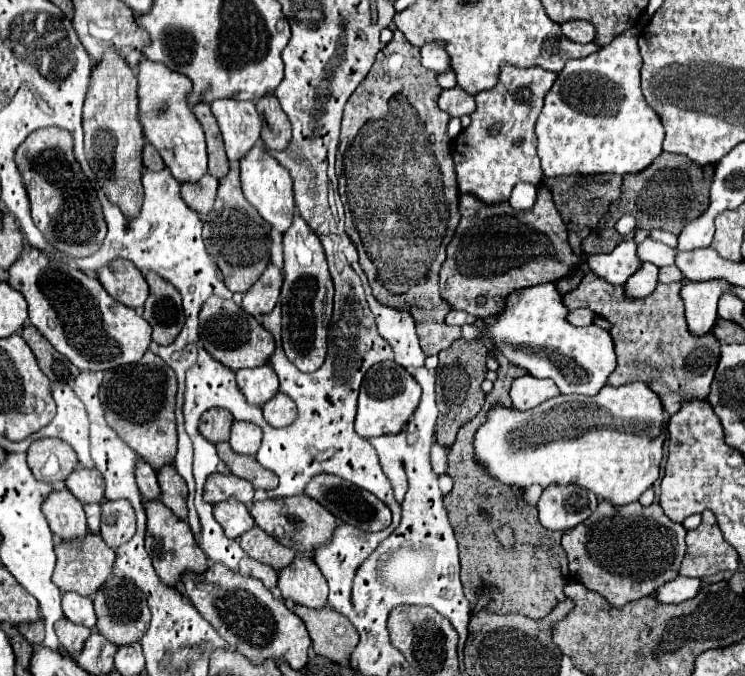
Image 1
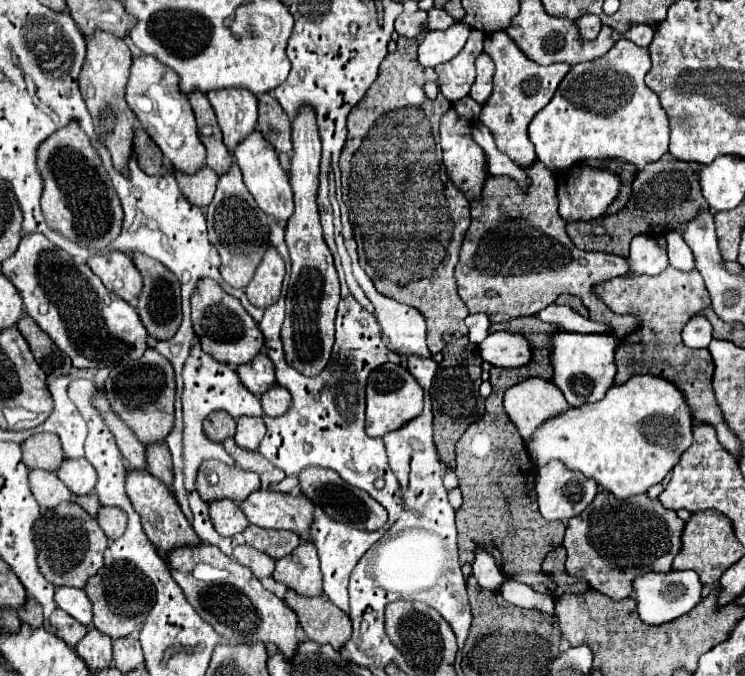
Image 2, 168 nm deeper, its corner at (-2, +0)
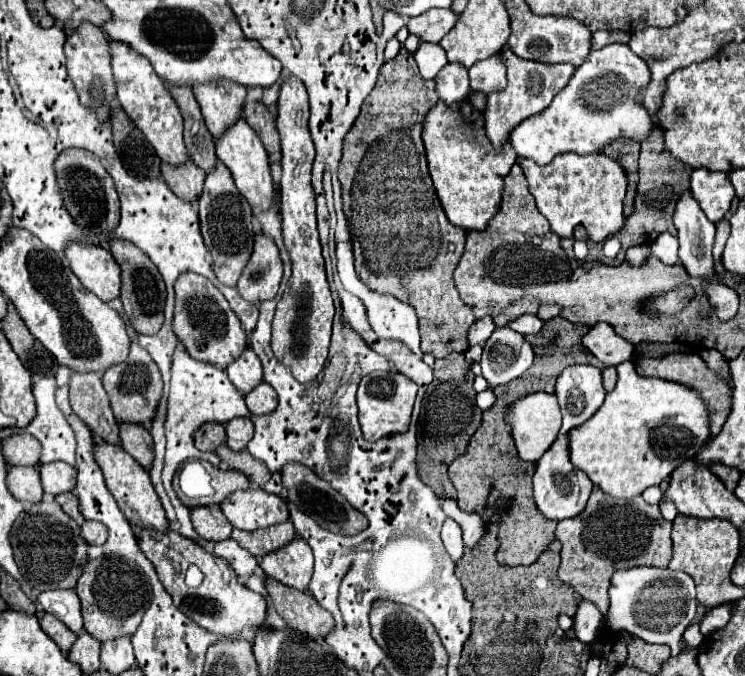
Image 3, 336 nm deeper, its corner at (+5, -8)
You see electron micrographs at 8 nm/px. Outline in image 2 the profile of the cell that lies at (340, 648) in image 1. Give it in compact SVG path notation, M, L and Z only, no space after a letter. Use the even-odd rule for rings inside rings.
M288 589L284 601L290 605L290 609L296 611L300 625L310 641L316 641L320 645L332 645L336 651L340 651L350 639L352 621L330 599L322 595L302 597Z

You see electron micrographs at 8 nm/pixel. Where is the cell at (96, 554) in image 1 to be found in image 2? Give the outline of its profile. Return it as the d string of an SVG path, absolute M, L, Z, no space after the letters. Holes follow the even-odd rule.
M62 503L56 509L44 511L40 521L34 527L36 531L36 545L40 547L40 555L38 555L38 565L40 565L40 573L56 587L78 587L84 589L86 581L98 573L98 569L104 567L104 551L108 549L108 537L104 535L104 531L100 529L98 521L94 517L90 517L82 507L78 507L76 503Z

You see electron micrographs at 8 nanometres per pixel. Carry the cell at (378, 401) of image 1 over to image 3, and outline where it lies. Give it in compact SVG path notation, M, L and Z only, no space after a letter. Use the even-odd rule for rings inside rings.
M373 371L373 373L365 375L359 383L359 389L357 389L359 423L363 429L363 437L367 441L377 441L387 435L405 433L409 427L415 395L417 395L417 385L401 373Z

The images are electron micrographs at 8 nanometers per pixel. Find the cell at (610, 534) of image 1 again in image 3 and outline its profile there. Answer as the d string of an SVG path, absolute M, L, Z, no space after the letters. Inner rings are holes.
M593 489L591 499L583 513L573 519L557 523L557 539L561 541L559 579L573 587L583 599L593 601L601 613L609 609L609 581L617 569L635 565L667 567L671 561L671 523L661 517L659 505L649 505L643 497L631 501L617 501Z

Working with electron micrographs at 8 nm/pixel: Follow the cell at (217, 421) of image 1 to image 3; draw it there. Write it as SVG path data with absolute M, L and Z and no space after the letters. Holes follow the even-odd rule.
M205 423L195 431L195 447L199 451L215 451L225 443L225 427L219 423Z

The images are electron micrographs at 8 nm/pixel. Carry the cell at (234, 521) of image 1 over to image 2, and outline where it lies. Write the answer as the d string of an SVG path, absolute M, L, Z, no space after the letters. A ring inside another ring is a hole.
M220 499L210 503L210 519L220 535L232 537L236 533L242 533L250 523L244 517L244 511L238 503L230 499Z

